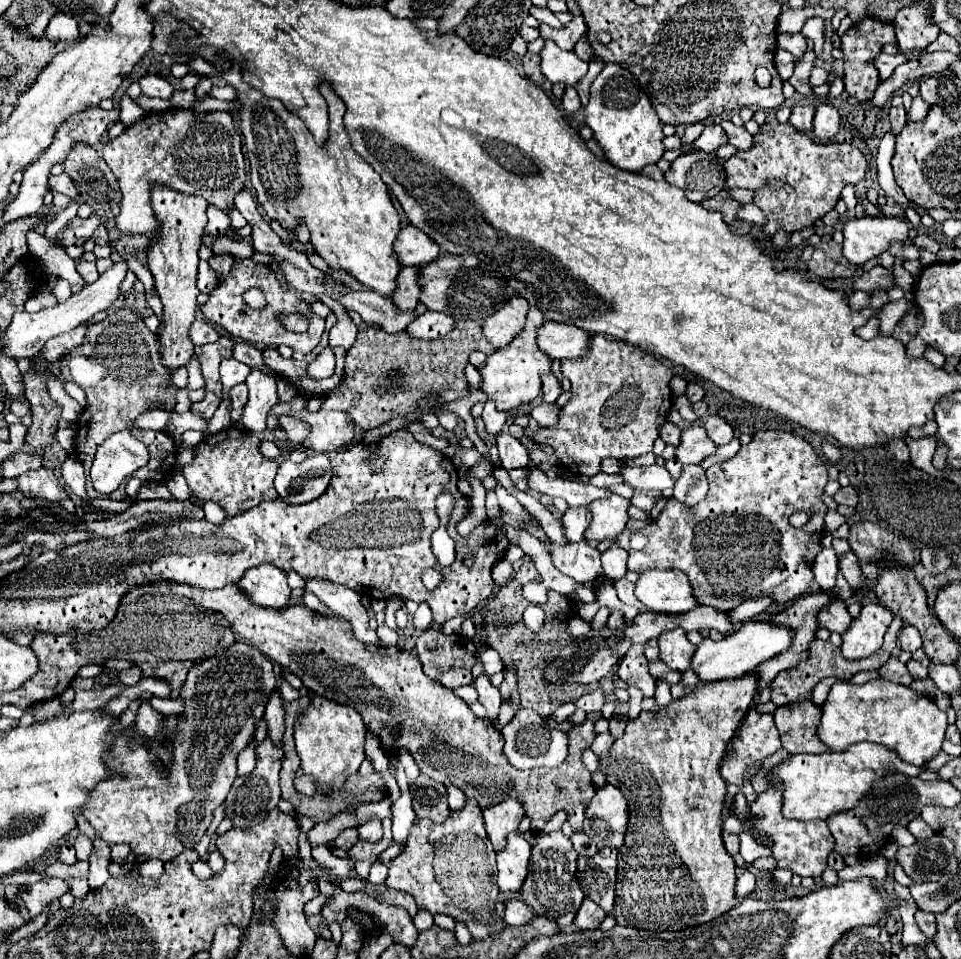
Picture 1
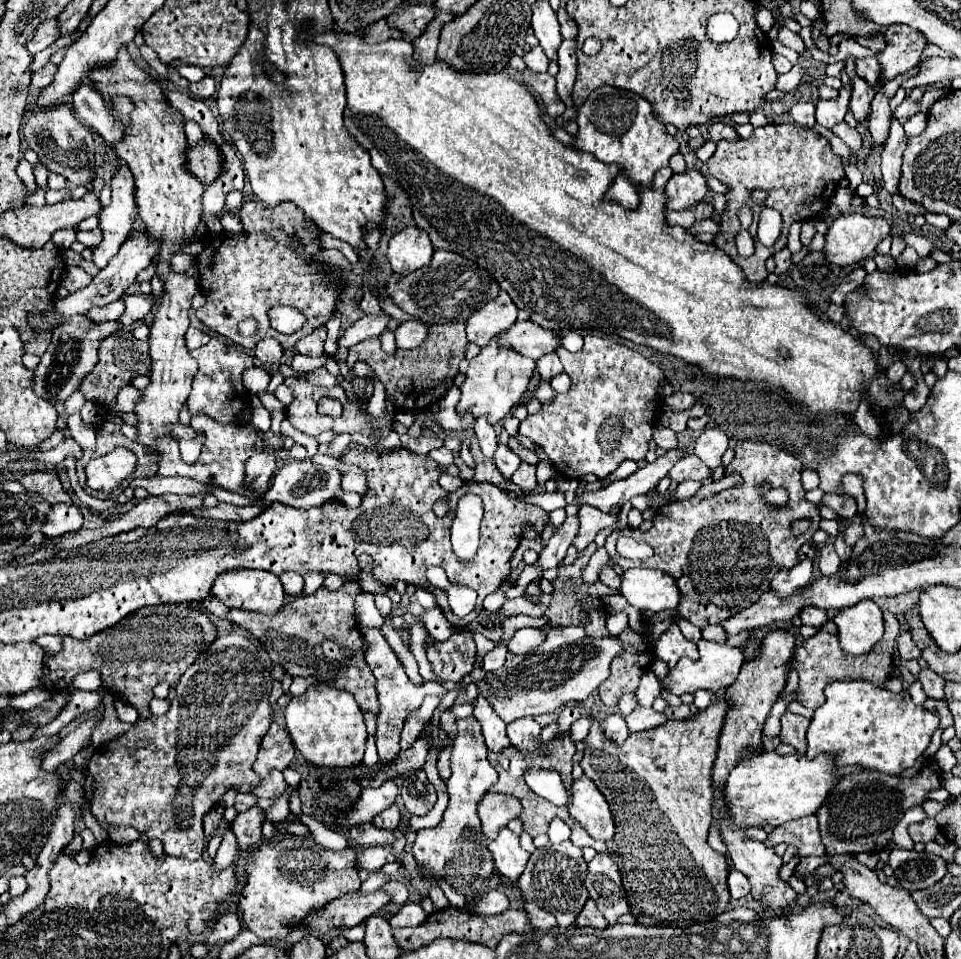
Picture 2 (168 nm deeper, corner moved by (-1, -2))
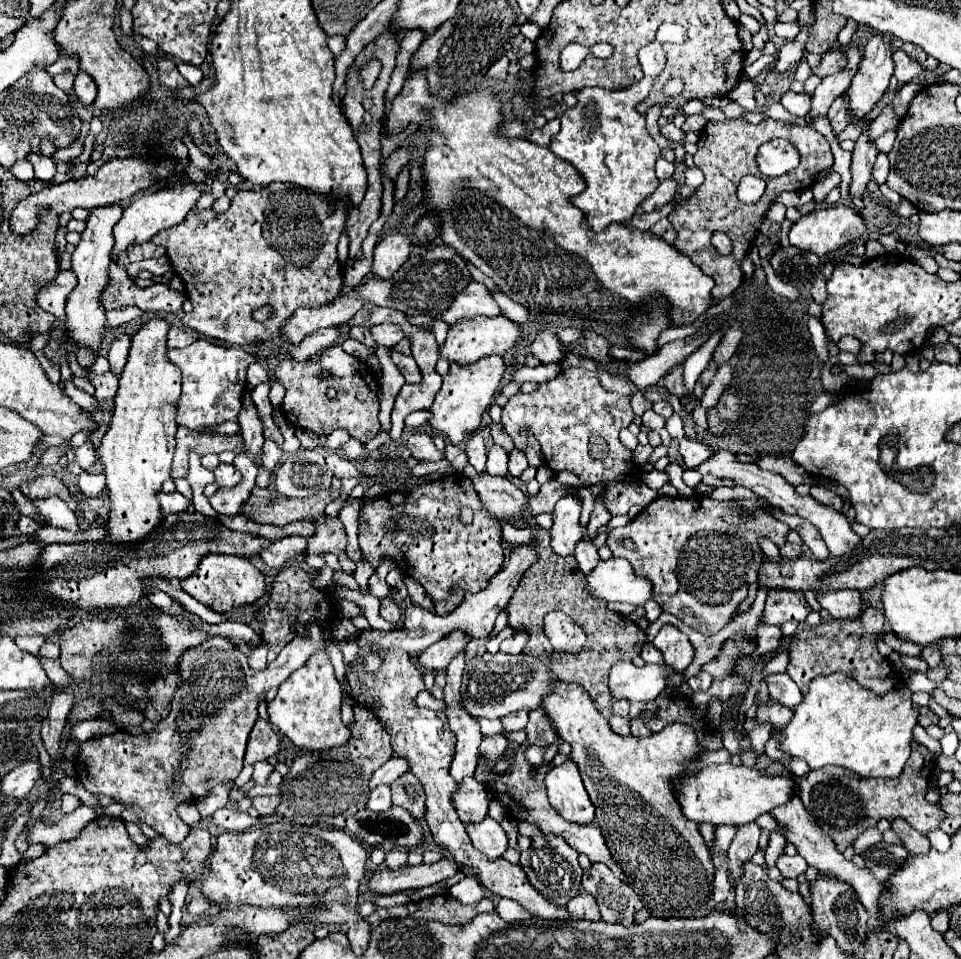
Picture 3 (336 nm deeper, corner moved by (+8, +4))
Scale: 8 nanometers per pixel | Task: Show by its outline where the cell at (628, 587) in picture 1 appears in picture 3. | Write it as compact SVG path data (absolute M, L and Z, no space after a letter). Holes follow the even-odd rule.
M584 539L576 545L574 555L576 555L578 567L582 569L582 573L584 573L584 575L588 575L588 573L596 567L596 561L600 561L600 557L598 557L598 549L594 547L594 543L584 541Z

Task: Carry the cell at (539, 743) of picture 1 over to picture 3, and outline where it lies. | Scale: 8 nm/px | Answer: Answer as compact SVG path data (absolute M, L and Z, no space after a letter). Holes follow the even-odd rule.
M516 711L516 713L510 713L506 717L500 719L502 721L502 727L506 733L510 731L522 731L528 723L528 711Z

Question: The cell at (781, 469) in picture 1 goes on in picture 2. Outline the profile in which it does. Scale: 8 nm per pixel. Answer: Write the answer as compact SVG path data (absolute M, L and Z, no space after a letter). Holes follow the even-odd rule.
M741 441L735 447L735 457L727 465L727 473L737 471L743 477L743 485L725 489L711 499L699 499L691 497L685 501L671 501L665 503L655 511L653 517L653 527L643 533L643 541L653 547L653 557L641 563L631 563L643 565L643 567L655 567L671 575L679 587L681 601L679 601L679 615L699 629L707 625L717 625L723 623L725 619L737 615L739 611L747 609L753 605L761 593L769 591L769 583L773 575L783 569L783 567L793 567L797 565L797 551L803 543L809 543L813 533L819 529L819 509L817 505L805 501L805 489L801 485L801 461L795 459L791 453L765 445L765 443L751 443L751 441ZM761 487L785 487L789 489L789 503L781 507L779 511L769 509L769 503L761 497ZM797 519L809 519L809 529L801 535L791 533L791 523Z

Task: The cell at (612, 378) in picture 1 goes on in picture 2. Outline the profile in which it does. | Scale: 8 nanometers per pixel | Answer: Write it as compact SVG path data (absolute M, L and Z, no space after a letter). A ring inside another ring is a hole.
M587 335L583 337L585 345L581 351L571 353L565 347L557 347L557 355L565 367L565 373L571 375L571 389L567 393L555 395L555 399L541 405L541 411L535 415L527 415L519 425L519 433L533 443L541 445L549 455L555 469L567 479L579 479L585 473L593 473L597 479L613 473L625 459L645 459L649 449L649 441L653 435L655 415L661 405L657 395L659 383L665 379L663 371L651 363L641 353L615 343L611 339L601 339Z

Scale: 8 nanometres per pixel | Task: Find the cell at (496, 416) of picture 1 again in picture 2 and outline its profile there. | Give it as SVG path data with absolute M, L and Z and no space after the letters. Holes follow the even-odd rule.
M479 417L479 419L475 421L473 429L475 429L475 435L477 435L477 439L479 439L479 447L481 447L483 455L485 455L487 459L493 459L493 453L495 453L495 449L497 449L497 433L495 433L493 425L489 425L485 417Z

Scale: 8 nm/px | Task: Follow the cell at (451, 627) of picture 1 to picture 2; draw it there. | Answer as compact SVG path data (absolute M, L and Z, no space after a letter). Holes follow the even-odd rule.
M496 591L492 594L489 594L483 601L484 609L489 612L495 612L499 610L502 605L505 603L506 600L506 594L505 592Z

